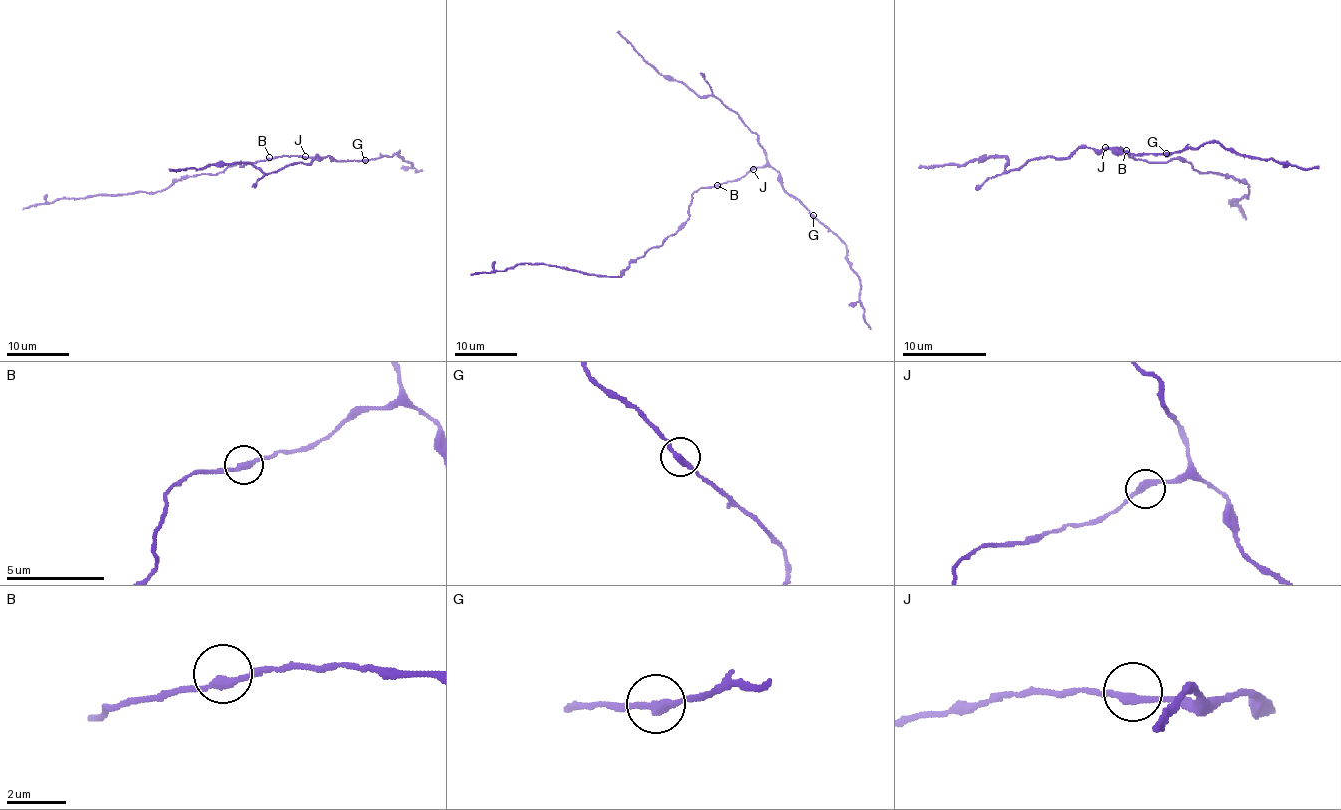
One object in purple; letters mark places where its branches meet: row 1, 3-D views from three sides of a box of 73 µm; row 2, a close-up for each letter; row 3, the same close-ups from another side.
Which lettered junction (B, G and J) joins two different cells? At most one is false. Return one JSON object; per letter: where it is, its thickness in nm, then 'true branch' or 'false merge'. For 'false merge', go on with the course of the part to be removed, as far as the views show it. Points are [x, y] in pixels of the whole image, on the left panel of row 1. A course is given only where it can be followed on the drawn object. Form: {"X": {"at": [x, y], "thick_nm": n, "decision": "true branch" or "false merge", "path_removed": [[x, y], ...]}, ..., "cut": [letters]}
{"B": {"at": [269, 157], "thick_nm": 260, "decision": "true branch"}, "G": {"at": [365, 160], "thick_nm": 280, "decision": "false merge", "path_removed": [[364, 160], [399, 152], [416, 171], [422, 170]]}, "J": {"at": [305, 156], "thick_nm": 280, "decision": "true branch"}, "cut": ["G"]}

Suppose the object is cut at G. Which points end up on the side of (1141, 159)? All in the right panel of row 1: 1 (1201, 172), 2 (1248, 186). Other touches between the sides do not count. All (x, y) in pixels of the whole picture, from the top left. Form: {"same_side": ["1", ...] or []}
{"same_side": ["1", "2"]}

